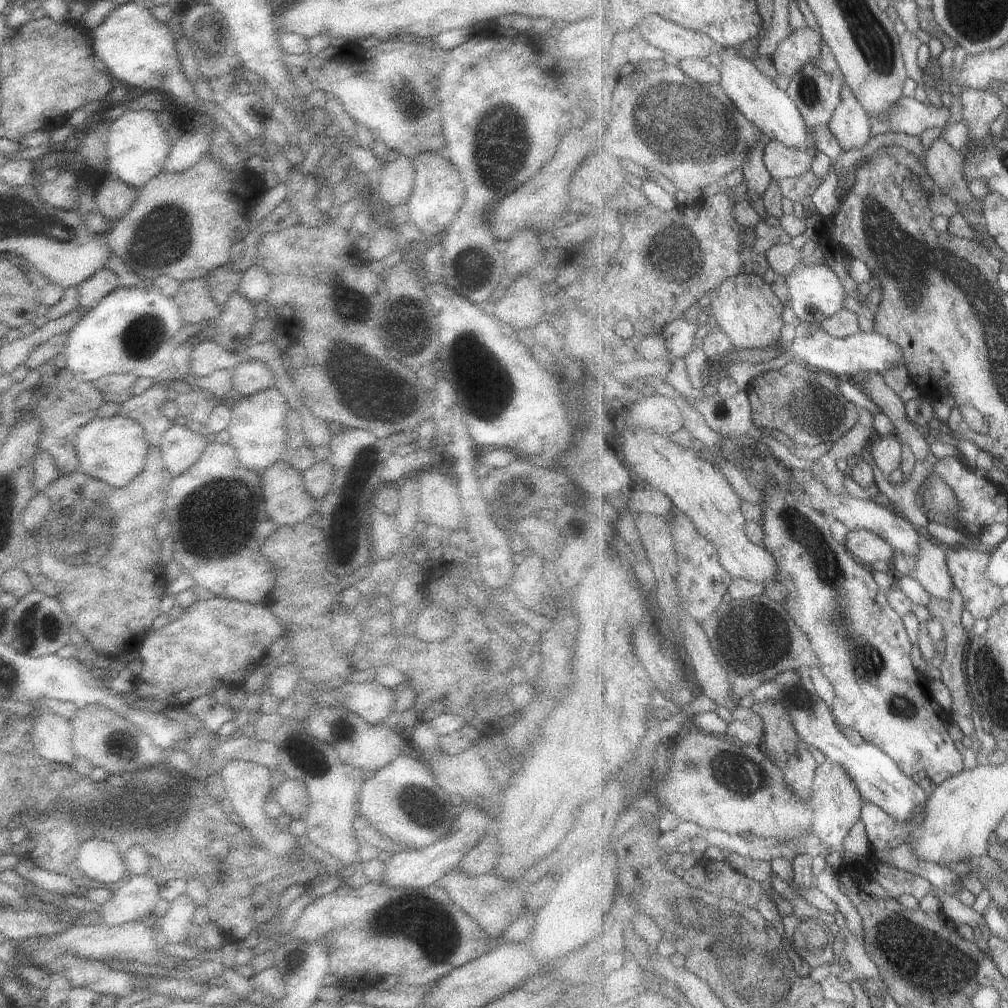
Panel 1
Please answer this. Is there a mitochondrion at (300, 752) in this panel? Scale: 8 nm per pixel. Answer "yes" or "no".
no

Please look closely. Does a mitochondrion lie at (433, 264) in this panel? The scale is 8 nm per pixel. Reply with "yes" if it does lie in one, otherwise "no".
no

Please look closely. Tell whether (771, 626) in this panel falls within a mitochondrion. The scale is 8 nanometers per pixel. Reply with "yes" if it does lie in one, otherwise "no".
yes

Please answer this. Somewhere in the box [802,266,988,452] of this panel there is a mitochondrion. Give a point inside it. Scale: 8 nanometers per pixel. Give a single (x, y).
(912, 301)

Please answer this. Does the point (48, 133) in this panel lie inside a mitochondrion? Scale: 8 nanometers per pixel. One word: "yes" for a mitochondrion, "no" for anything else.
no

